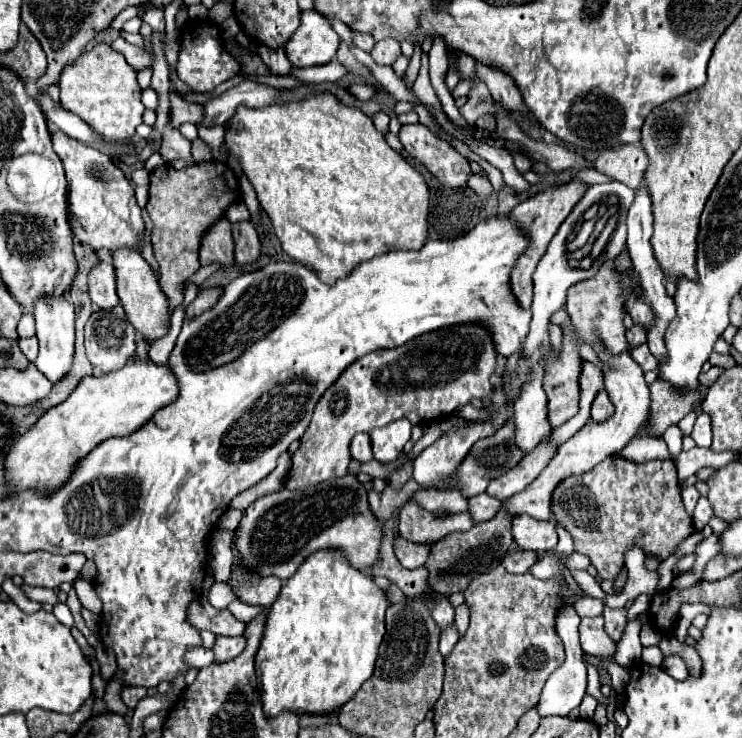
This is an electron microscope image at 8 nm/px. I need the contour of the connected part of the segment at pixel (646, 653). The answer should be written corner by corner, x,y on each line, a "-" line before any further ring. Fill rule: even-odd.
645,647
641,659
645,659
645,663
653,665
653,667
659,667
663,663
663,655
661,655
659,647

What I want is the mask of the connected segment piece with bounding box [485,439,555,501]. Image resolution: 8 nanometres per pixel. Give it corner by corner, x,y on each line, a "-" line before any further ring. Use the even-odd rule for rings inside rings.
543,439
533,453
525,455
513,469
509,469
501,477
493,479
485,493
503,501
505,497
511,497
511,495
523,491
541,473
541,469
545,469
545,465
553,457
553,453
555,453
555,447
551,447
547,443
547,439

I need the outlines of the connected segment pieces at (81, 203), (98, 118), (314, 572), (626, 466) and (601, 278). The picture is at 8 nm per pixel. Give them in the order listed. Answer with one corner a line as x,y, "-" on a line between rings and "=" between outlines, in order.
55,131
51,135
51,141
53,149
59,153
63,161
69,183
69,211
73,237
89,245
93,251
115,251
121,247
137,249
139,235
143,233
143,219
135,199
135,191
123,175
123,171
117,165
113,165
113,161
105,153
89,145
81,145
79,141
73,141
69,135
61,131
=
97,43
89,51
85,49
77,61
71,61
61,73
59,89
63,107
79,115
107,141
125,141
135,135
135,127
143,115
137,71
125,61
123,53
115,51
109,43
=
333,549
313,553
301,569
283,583
279,597
269,607
261,647
255,657
257,687
267,717
289,709
295,713
331,713
347,703
357,689
371,677
377,661
377,649
385,635
385,611
389,607
385,591
371,575
349,567
349,561
=
609,455
591,471
561,481
561,485
557,485
557,491
553,491
551,511
555,521
563,525
573,537
575,551
587,555
591,559
591,565
599,571
603,579
617,577
623,567
623,553
629,545
639,545
645,549
645,553
657,553
667,559
673,553
675,545
693,533
693,521
685,513
677,489
677,469
669,459
633,463
625,457
=
607,261
605,265
601,265
597,275
591,277
589,281
579,281
573,285
573,289
569,289
567,313
577,329
577,335
589,345
595,341
595,335
599,335
611,353
627,351
629,343
625,337
623,311
625,307
619,293
619,273
613,269
613,261

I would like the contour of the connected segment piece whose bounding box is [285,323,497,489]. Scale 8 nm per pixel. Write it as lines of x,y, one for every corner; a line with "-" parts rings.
451,325
445,329
437,329
431,333
425,333
421,337
415,337
413,341
397,347
397,349
381,349
373,351
361,361
353,361
345,373
323,393
321,401
317,403
311,423
301,437
299,449
293,453
293,467
287,475
285,487
287,489
303,489
307,485
321,483
325,479
343,477
347,473
351,455
349,455
349,443
359,431
371,431
375,427
385,427
391,421
397,419
409,419
413,425
423,425
431,419
437,419
441,415
451,415
455,409
471,403
471,399
483,399
491,401
493,397
493,383
491,375
495,373
497,365
497,351
493,335
487,333
487,327
477,325

